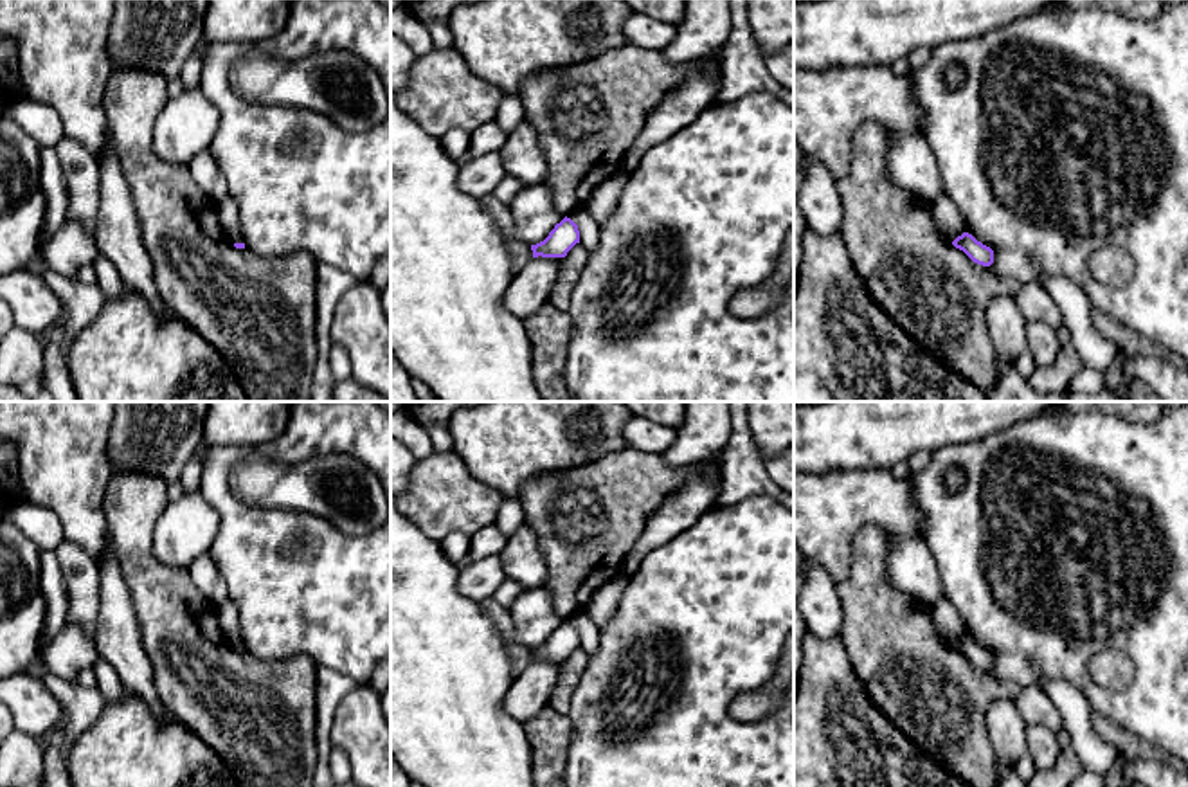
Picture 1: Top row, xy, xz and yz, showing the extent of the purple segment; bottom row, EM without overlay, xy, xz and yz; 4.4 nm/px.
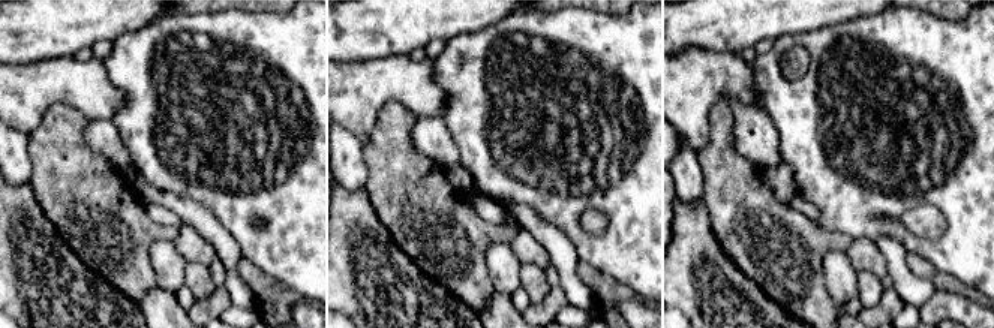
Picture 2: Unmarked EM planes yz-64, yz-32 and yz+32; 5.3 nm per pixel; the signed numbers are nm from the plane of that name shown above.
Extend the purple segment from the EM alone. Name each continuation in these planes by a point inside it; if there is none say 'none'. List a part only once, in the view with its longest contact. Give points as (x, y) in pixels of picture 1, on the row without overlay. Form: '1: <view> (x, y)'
none

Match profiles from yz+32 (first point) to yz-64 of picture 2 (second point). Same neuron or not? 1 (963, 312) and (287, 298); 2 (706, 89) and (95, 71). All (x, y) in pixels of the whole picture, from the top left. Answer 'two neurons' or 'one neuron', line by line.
1: two neurons
2: one neuron

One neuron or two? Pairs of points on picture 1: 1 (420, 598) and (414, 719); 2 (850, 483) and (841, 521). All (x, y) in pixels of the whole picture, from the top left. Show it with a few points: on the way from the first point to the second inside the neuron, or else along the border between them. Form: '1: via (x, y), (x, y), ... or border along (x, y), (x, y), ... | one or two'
1: via (414, 629), (414, 688) | one
2: via (850, 492), (841, 503), (841, 512) | one

